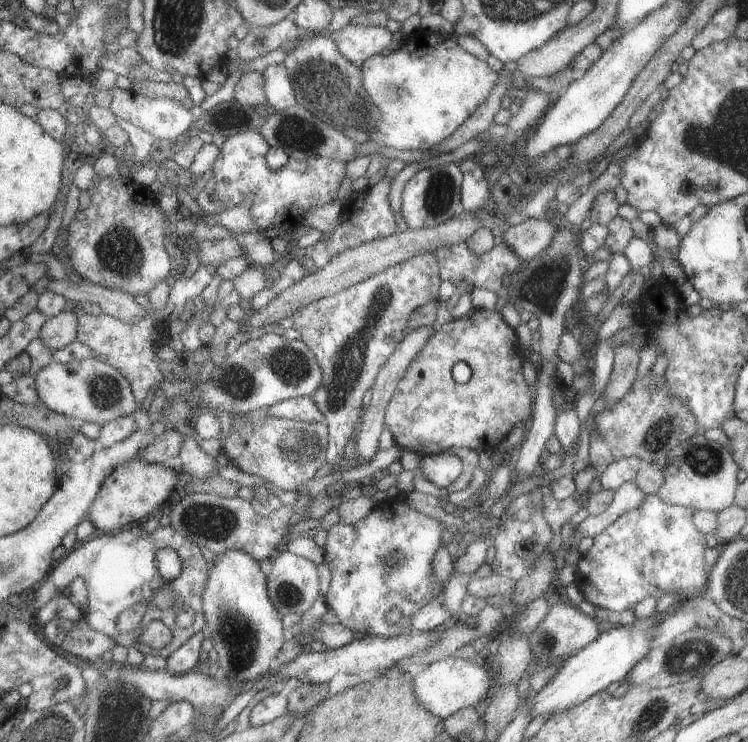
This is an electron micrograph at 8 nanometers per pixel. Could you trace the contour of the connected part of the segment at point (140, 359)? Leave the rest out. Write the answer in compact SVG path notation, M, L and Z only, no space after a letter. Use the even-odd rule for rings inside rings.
M159 280L153 286L153 290L149 292L150 306L145 308L145 314L137 324L119 320L118 316L107 313L101 313L97 316L82 313L79 319L78 341L87 345L95 357L118 368L119 372L122 372L127 380L130 380L131 388L133 388L139 404L146 404L153 390L163 382L159 348L167 346L172 335L169 334L169 322L157 322L157 314L161 310L165 310L171 290L172 286L169 286L167 280Z

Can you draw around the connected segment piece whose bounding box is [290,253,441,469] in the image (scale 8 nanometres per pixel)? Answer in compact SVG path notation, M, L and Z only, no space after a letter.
M416 254L353 286L311 302L290 316L292 328L299 331L299 340L311 350L322 369L322 380L310 398L323 414L323 421L329 429L326 458L327 464L335 469L343 461L344 446L361 416L361 397L395 350L395 345L405 338L409 314L426 302L437 300L441 283L438 269L433 254Z

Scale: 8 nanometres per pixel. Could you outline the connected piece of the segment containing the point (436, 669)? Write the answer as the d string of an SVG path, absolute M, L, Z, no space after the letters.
M451 655L428 665L418 674L411 677L411 690L415 696L415 700L423 710L431 712L443 720L449 714L461 710L466 706L478 707L493 687L493 680L489 680L487 672L470 660Z

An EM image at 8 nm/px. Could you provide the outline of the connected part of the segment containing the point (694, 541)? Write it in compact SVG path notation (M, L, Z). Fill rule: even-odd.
M654 493L646 495L637 508L621 514L592 538L591 548L575 564L572 583L587 602L616 613L633 609L646 596L657 599L671 594L675 606L693 598L705 588L712 566L703 560L705 536L693 526L691 514L693 508L667 504Z

